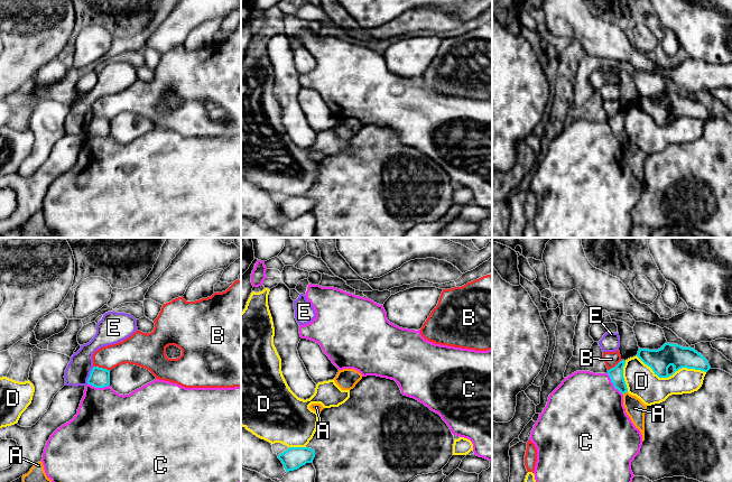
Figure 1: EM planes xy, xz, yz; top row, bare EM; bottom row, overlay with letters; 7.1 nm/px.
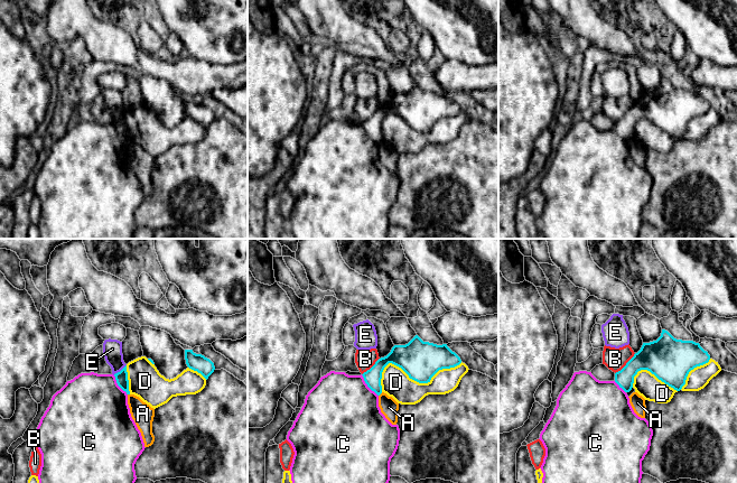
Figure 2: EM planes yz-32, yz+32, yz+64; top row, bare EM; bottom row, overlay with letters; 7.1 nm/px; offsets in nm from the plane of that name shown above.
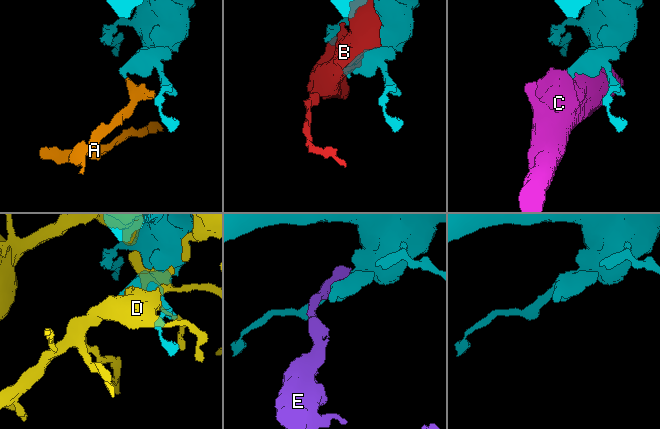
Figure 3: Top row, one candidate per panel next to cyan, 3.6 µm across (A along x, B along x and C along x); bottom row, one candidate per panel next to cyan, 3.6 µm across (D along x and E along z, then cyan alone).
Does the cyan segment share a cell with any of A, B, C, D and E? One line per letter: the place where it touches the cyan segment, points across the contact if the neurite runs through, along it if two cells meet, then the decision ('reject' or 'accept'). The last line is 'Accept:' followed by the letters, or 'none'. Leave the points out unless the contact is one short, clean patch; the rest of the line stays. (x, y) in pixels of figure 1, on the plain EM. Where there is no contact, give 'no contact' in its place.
A: yz (624, 141) | along yz (627, 140), (622, 142) | reject
B: xy (102, 117) | reject
C: yz (613, 133) | reject
D: yz (670, 123) | reject
E: xy (90, 124) | along xy (93, 116), (86, 132) | reject
Accept: none

